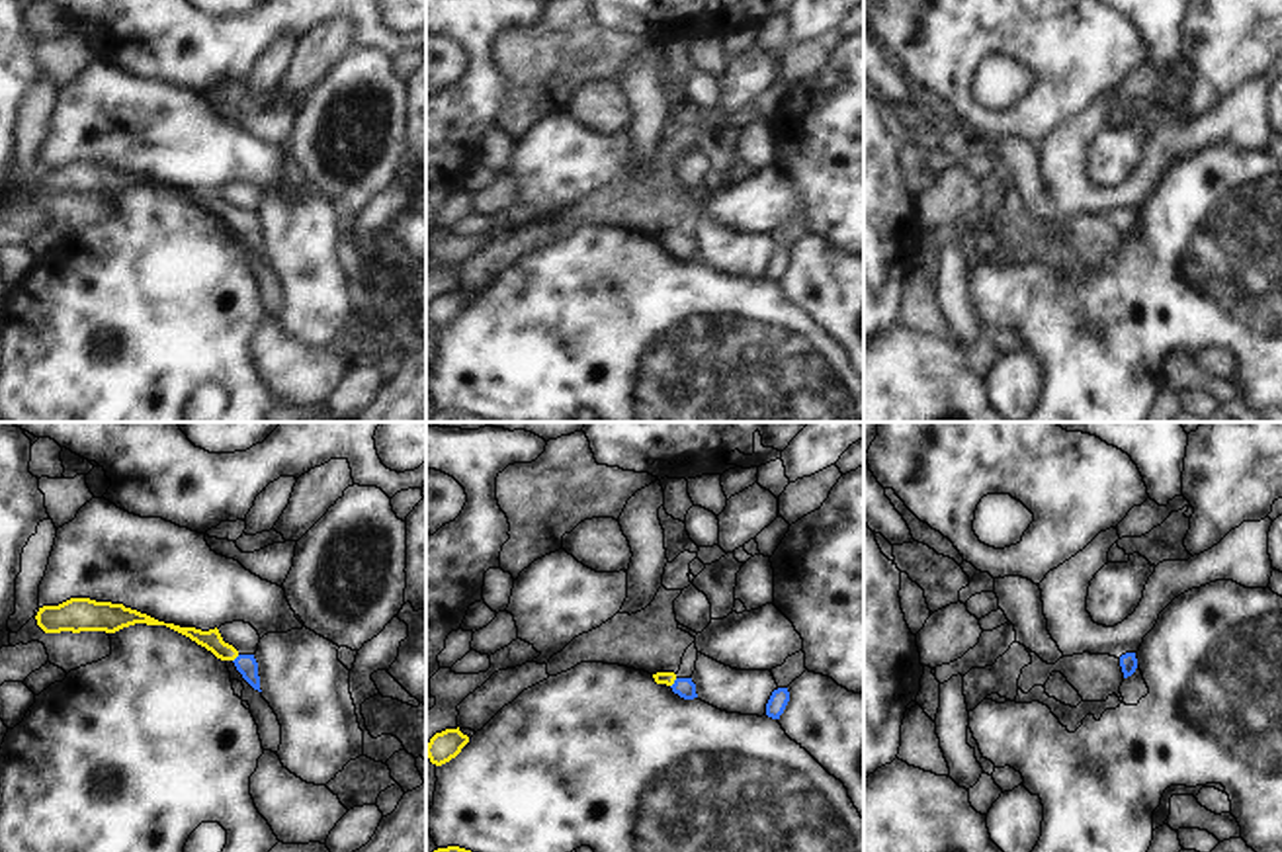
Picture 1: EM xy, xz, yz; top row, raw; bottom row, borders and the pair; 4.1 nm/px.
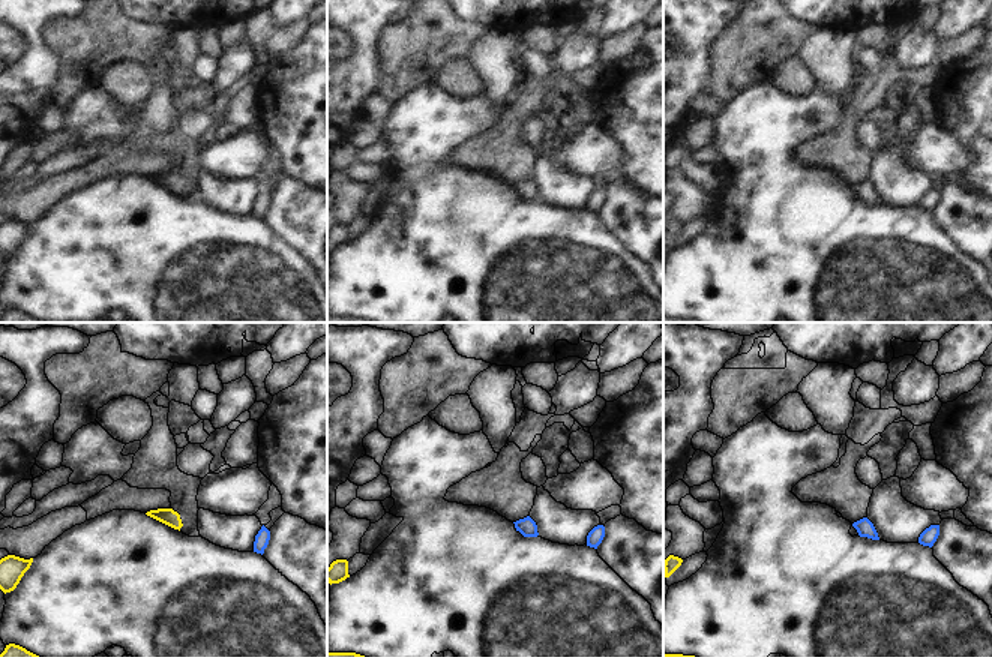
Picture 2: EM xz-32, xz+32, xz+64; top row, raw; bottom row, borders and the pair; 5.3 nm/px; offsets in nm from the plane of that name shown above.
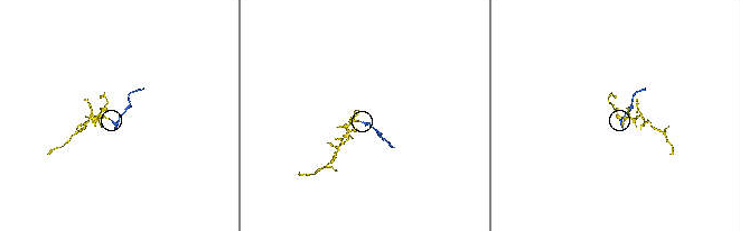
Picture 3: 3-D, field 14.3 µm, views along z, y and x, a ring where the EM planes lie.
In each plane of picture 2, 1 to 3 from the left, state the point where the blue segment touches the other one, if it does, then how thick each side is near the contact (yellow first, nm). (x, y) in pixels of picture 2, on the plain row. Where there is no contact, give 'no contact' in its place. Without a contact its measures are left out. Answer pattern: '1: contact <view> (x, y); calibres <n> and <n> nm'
1: no contact
2: no contact
3: no contact

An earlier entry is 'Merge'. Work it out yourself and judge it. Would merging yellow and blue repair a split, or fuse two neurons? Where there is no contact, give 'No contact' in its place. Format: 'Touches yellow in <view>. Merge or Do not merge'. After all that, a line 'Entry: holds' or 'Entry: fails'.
Touches yellow in xz. Merge
Entry: holds

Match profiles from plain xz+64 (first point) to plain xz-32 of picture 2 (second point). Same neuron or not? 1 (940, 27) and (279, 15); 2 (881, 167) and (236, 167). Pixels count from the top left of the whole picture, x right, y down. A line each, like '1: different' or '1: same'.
1: same
2: different

